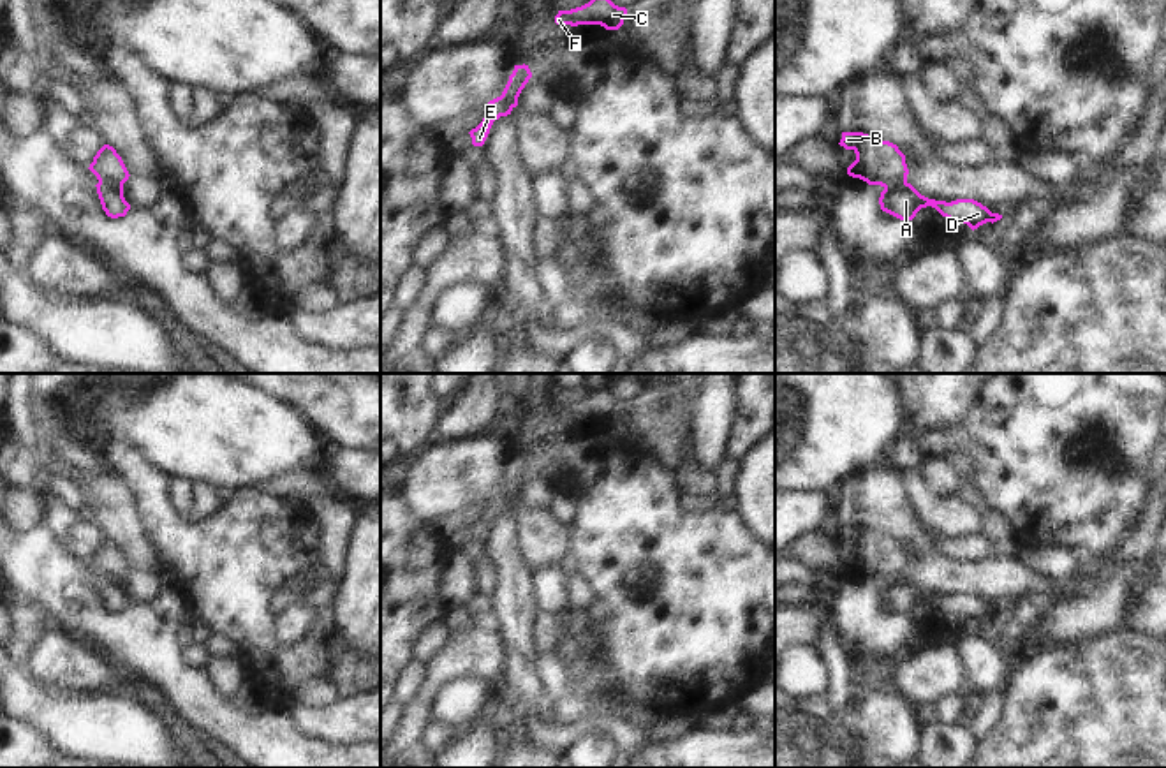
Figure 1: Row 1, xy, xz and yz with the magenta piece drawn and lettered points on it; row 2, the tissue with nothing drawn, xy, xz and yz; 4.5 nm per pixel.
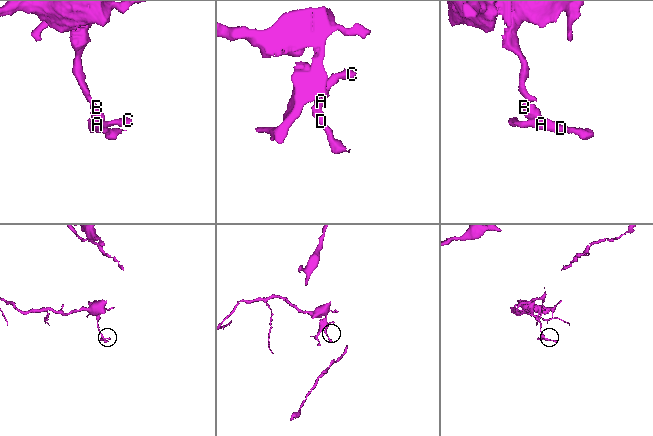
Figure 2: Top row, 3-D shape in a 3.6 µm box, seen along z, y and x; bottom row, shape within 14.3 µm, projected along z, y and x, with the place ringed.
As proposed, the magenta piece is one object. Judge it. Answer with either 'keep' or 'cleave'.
cleave

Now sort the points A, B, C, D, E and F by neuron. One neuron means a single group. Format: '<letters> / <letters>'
A C D E F / B

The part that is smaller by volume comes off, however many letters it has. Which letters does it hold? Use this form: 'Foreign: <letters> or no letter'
Foreign: A, C, D, E, F

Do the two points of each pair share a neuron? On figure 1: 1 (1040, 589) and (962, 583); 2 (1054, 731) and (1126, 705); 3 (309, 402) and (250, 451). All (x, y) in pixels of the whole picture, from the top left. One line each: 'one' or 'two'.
1: one
2: one
3: two

